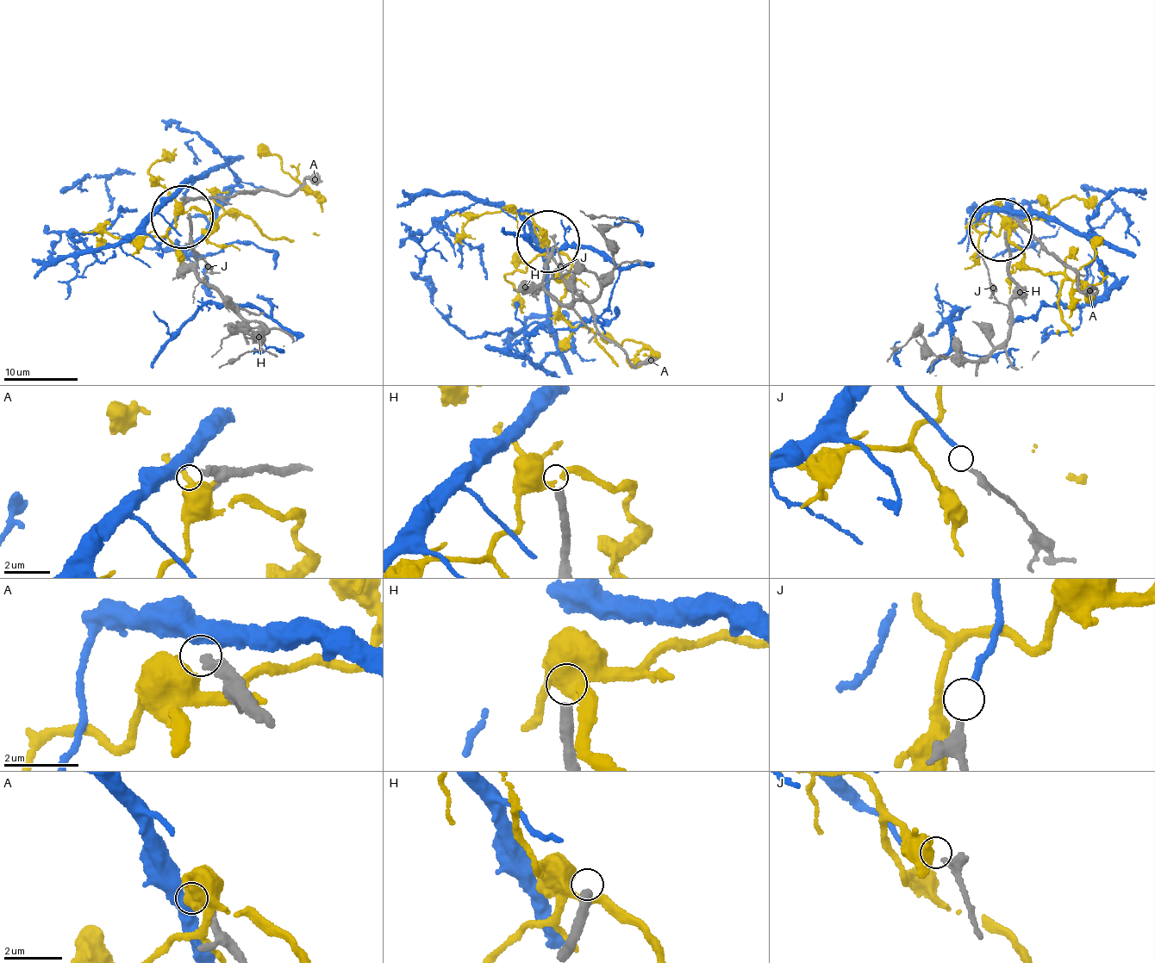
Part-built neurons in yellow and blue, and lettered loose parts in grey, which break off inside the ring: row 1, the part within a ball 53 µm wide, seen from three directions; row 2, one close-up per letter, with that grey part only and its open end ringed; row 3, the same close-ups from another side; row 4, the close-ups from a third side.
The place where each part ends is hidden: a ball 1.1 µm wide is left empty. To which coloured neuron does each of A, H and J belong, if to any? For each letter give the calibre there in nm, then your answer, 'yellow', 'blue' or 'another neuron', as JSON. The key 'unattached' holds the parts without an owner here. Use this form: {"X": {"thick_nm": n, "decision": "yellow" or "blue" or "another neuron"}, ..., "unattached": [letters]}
{"A": {"thick_nm": 240, "decision": "another neuron"}, "H": {"thick_nm": 360, "decision": "another neuron"}, "J": {"thick_nm": 200, "decision": "blue"}, "unattached": ["A", "H"]}

